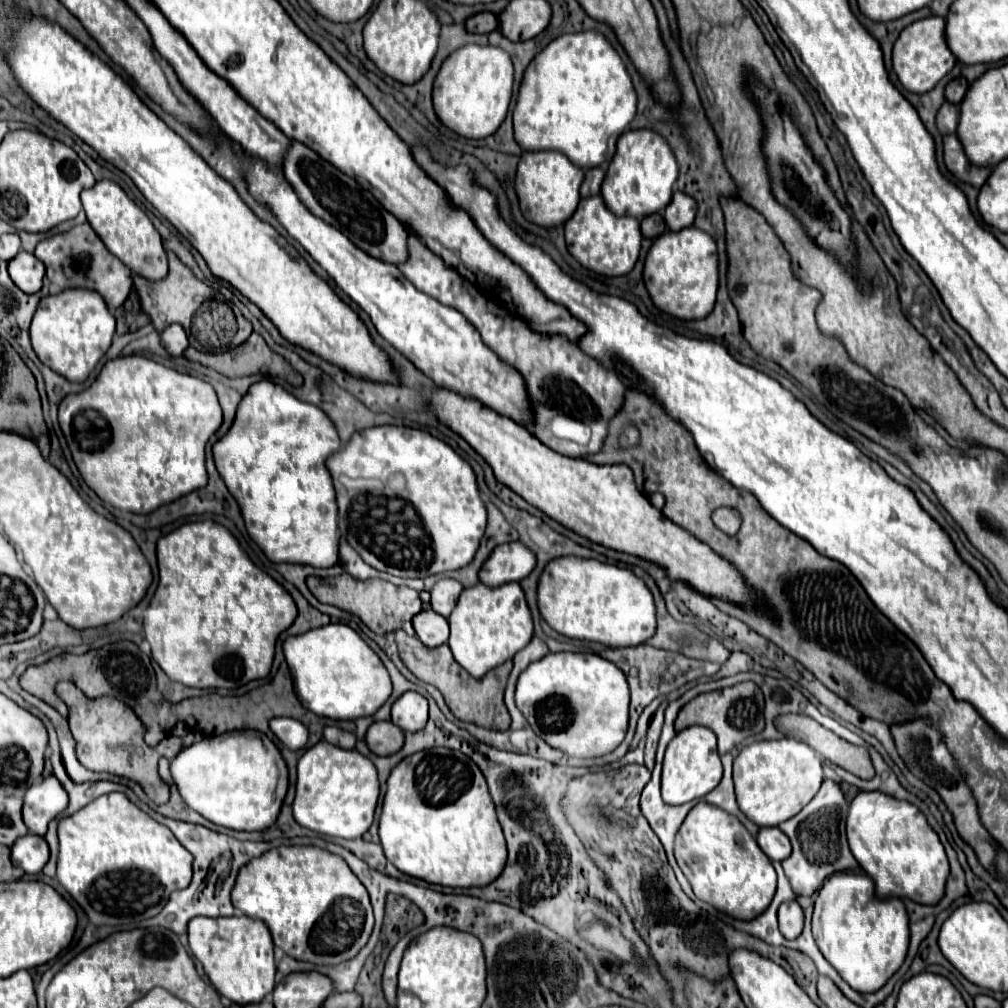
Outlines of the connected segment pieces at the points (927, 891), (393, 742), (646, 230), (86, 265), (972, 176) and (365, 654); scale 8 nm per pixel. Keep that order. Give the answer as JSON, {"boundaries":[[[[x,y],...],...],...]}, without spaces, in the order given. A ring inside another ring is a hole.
{"boundaries":[[[[861,791],[849,807],[847,839],[853,857],[875,881],[877,895],[907,897],[923,905],[935,905],[941,899],[949,875],[949,861],[939,835],[909,801],[895,799],[881,791]]],[[[377,721],[367,729],[365,741],[375,755],[391,755],[401,749],[403,731],[391,721]]],[[[659,213],[647,215],[647,217],[641,221],[641,233],[643,233],[643,237],[647,237],[647,239],[659,237],[665,229],[667,229],[665,219],[663,219]]],[[[89,223],[75,225],[65,233],[43,239],[35,249],[35,257],[43,261],[47,269],[47,279],[51,283],[59,285],[61,289],[83,287],[97,291],[105,299],[109,311],[115,311],[131,291],[131,271],[121,261],[117,261],[115,255],[109,253],[109,249],[103,245]]],[[[945,135],[943,137],[943,147],[945,147],[945,165],[947,169],[961,181],[971,183],[973,187],[983,187],[983,183],[987,181],[987,177],[991,175],[991,167],[977,167],[973,165],[967,155],[965,149],[959,141],[957,135]]],[[[331,623],[325,627],[311,629],[303,635],[293,635],[283,641],[283,655],[289,665],[295,691],[299,695],[299,701],[303,707],[309,711],[329,717],[329,719],[359,719],[373,715],[391,695],[391,683],[389,683],[389,673],[385,671],[381,659],[377,653],[349,627],[341,623]]]]}

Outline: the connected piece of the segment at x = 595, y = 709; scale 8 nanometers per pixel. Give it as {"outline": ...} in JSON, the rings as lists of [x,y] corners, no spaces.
{"outline":[[[549,653],[531,663],[519,675],[515,703],[547,745],[571,757],[603,757],[615,751],[629,727],[625,673],[595,653]]]}

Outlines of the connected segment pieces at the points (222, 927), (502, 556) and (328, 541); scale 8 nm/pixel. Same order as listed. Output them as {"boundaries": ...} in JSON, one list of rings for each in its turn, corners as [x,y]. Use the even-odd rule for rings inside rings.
{"boundaries":[[[[197,917],[189,921],[189,949],[201,961],[219,995],[237,1005],[259,1003],[275,987],[274,943],[269,929],[251,917]]],[[[521,541],[505,543],[493,549],[493,555],[485,561],[481,569],[481,581],[485,585],[497,587],[511,581],[525,579],[537,565],[535,553]]],[[[273,381],[253,383],[231,429],[213,445],[215,465],[237,499],[247,533],[269,561],[333,567],[339,557],[337,501],[325,459],[341,449],[331,419]]]]}

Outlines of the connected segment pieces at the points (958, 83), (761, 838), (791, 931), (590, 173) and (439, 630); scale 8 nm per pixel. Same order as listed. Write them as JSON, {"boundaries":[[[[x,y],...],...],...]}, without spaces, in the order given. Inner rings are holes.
{"boundaries":[[[[957,77],[957,79],[953,79],[953,81],[947,85],[947,93],[945,93],[945,95],[947,95],[947,101],[959,105],[959,103],[963,101],[967,89],[969,89],[969,83],[967,83],[965,77]]],[[[763,827],[757,833],[757,843],[771,861],[783,861],[791,855],[791,843],[777,827]]],[[[785,901],[779,907],[779,929],[787,939],[795,939],[803,931],[803,909],[797,901]]],[[[601,167],[595,169],[587,169],[585,171],[585,181],[581,185],[581,195],[589,197],[589,195],[597,195],[601,193],[601,183],[605,179],[605,171]]],[[[423,609],[413,617],[413,627],[417,631],[417,637],[427,647],[439,647],[449,637],[449,625],[447,619],[435,613],[433,609]]]]}

